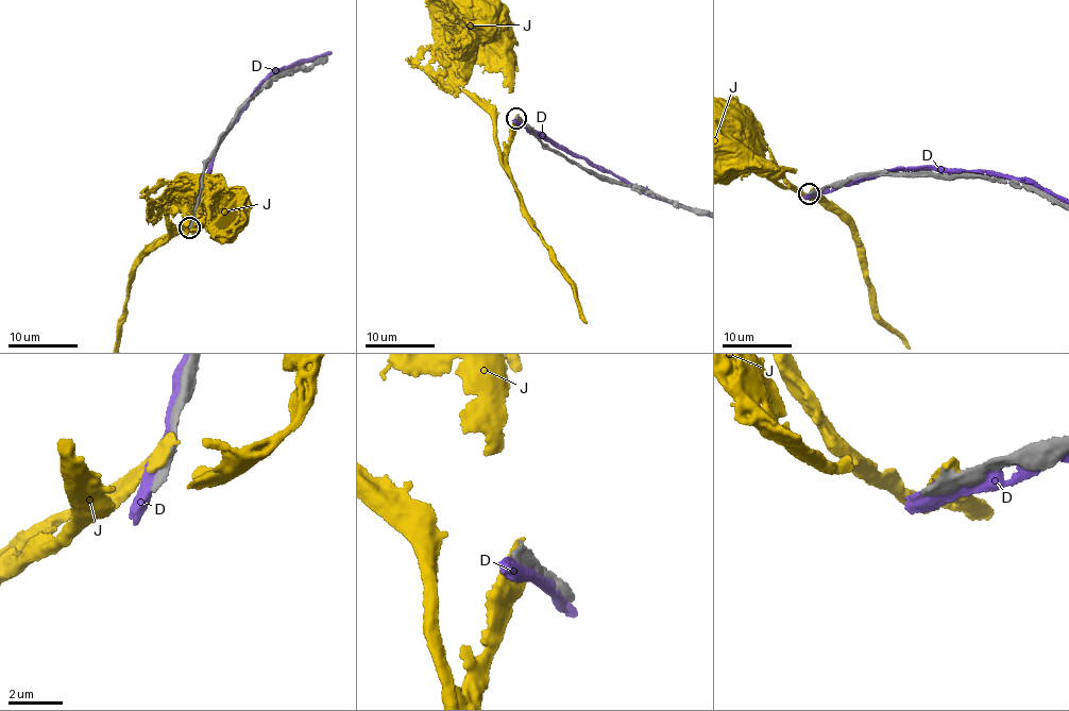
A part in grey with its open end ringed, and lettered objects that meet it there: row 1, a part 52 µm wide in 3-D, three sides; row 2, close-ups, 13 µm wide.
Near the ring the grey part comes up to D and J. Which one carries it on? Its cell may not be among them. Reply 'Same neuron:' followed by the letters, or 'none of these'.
Same neuron: none of these

